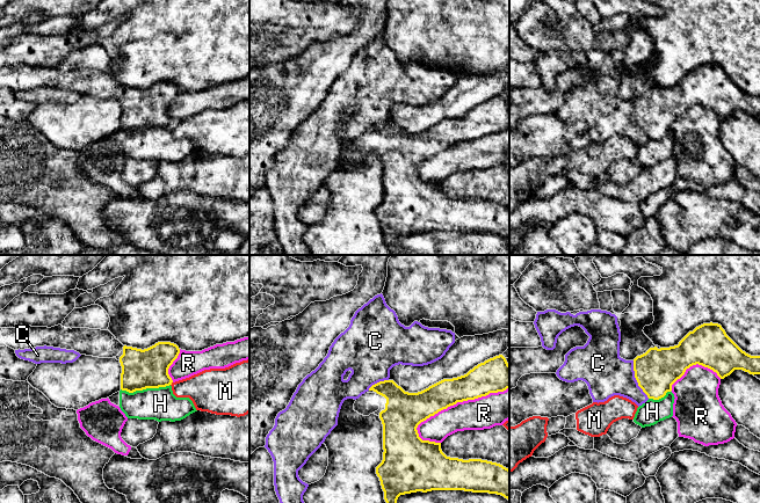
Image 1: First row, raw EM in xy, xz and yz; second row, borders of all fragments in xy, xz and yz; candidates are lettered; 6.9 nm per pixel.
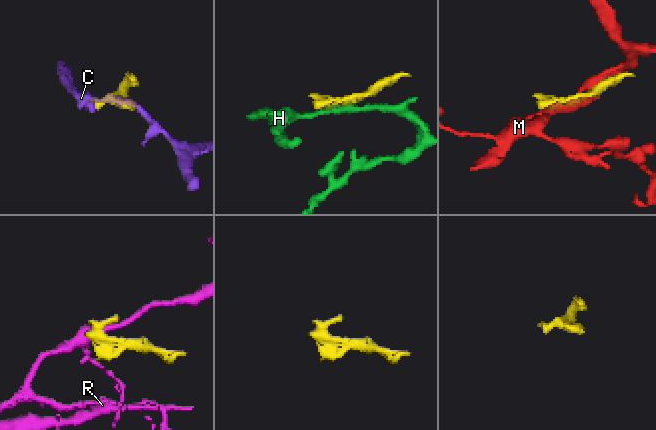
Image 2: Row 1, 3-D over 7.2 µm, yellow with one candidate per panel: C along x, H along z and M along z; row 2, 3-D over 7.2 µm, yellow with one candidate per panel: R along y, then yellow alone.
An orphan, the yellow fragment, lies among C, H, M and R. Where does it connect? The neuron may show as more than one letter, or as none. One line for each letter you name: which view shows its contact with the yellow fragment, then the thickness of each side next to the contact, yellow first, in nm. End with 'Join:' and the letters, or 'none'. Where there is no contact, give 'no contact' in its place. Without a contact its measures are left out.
Join: none

